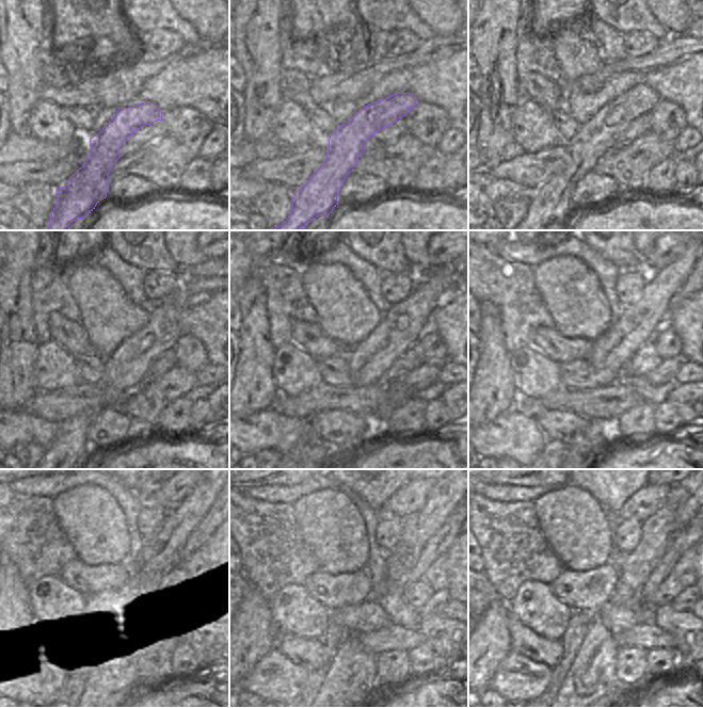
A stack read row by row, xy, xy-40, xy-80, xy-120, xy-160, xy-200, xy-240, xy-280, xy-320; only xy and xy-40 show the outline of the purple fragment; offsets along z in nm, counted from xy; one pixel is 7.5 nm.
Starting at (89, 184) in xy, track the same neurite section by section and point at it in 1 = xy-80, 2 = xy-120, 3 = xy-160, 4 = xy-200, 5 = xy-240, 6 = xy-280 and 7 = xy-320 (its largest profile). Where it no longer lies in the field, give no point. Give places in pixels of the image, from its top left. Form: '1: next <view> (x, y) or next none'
1: next xy-80 (552, 200)
2: next xy-120 (126, 369)
3: next xy-160 (403, 324)
4: next xy-200 (638, 323)
5: next xy-240 (159, 559)
6: next xy-280 (446, 493)
7: next xy-320 (684, 498)

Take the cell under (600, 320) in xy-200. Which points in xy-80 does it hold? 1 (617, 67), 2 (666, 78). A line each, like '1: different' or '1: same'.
1: different
2: same

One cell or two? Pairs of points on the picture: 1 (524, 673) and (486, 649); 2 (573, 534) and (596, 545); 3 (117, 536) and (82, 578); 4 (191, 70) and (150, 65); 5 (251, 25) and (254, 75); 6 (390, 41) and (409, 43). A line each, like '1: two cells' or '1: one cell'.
1: two cells
2: one cell
3: two cells
4: two cells
5: one cell
6: one cell

